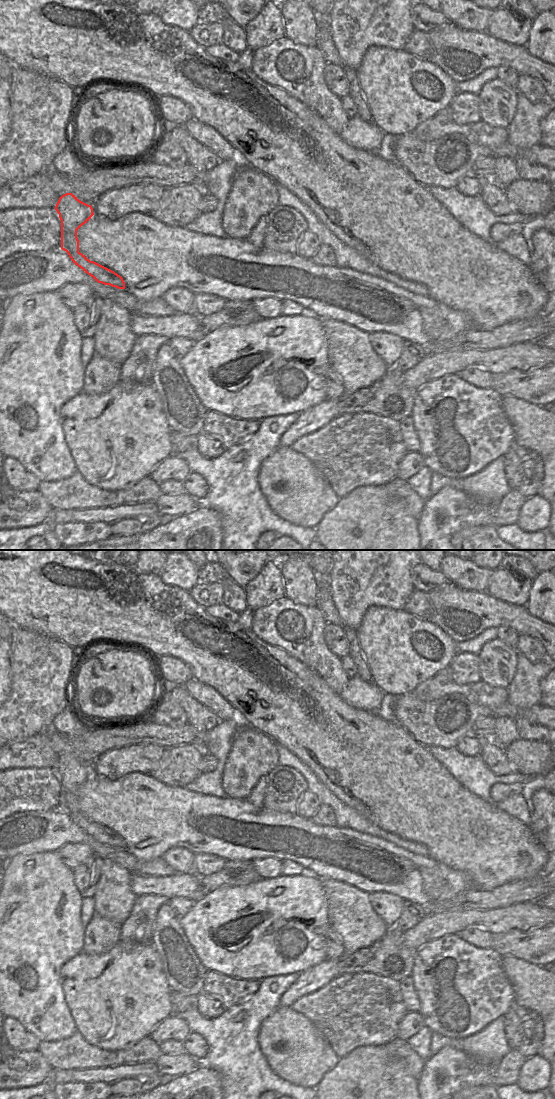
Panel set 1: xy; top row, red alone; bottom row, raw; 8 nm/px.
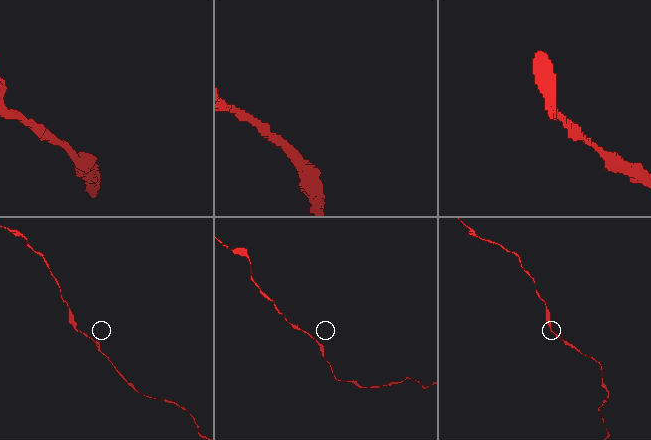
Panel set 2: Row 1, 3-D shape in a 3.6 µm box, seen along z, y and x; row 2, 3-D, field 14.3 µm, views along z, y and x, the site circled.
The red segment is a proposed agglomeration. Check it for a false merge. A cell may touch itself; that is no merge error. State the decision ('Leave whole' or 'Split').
Leave whole.

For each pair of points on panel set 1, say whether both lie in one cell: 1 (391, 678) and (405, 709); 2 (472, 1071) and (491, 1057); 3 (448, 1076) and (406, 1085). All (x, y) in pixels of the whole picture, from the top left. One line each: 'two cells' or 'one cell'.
1: two cells
2: two cells
3: two cells

